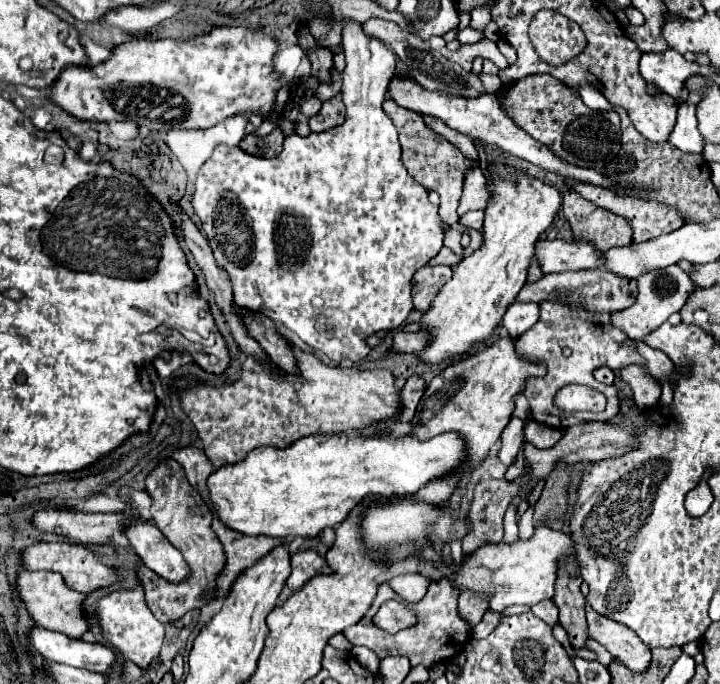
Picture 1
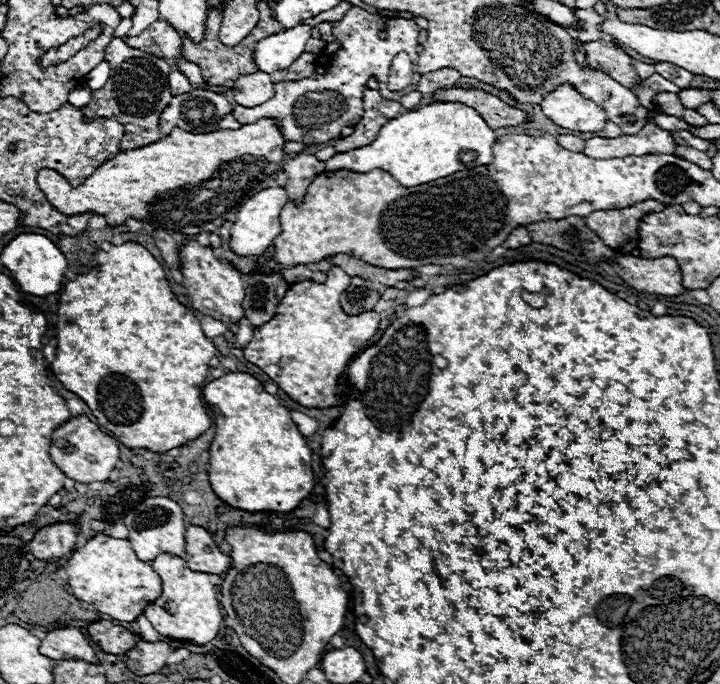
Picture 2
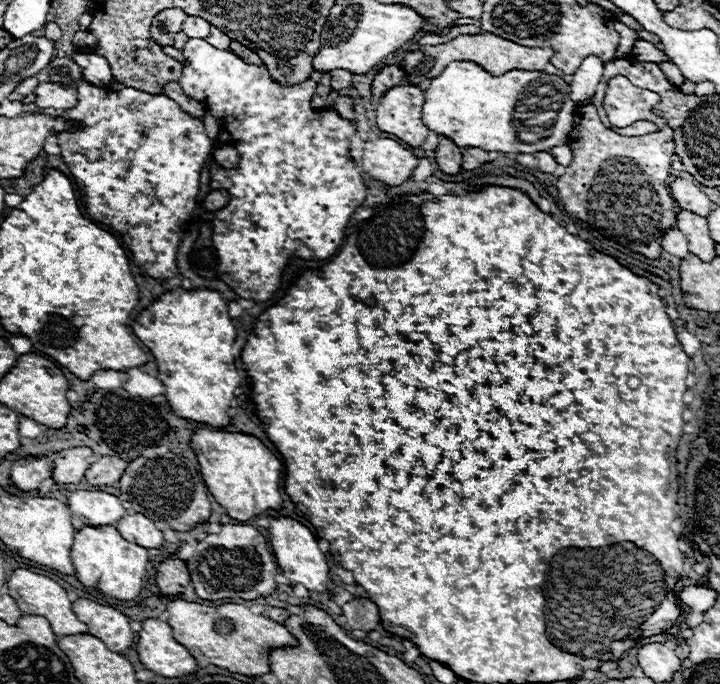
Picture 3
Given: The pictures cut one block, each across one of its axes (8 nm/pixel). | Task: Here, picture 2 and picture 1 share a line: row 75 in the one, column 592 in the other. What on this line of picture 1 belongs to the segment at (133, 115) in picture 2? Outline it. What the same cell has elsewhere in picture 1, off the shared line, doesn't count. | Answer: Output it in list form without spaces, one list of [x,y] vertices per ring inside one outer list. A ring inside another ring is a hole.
[[[528,74],[520,80],[516,80],[510,86],[502,88],[502,112],[506,112],[506,116],[510,116],[516,124],[520,124],[522,130],[526,130],[534,140],[546,144],[546,148],[550,148],[550,152],[554,152],[560,160],[566,160],[568,164],[580,166],[580,168],[592,168],[592,170],[602,170],[616,154],[620,148],[620,118],[614,110],[610,112],[598,112],[598,110],[590,110],[578,96],[570,94],[568,88],[548,76],[548,74]]]

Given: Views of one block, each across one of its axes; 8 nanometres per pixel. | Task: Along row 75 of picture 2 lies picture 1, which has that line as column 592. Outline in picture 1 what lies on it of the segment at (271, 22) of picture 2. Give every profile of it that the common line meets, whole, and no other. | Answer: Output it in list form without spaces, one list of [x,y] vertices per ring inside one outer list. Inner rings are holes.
[[[568,190],[564,194],[562,212],[570,222],[574,240],[588,240],[598,252],[632,242],[630,220],[596,206],[594,202],[582,198],[576,190]]]

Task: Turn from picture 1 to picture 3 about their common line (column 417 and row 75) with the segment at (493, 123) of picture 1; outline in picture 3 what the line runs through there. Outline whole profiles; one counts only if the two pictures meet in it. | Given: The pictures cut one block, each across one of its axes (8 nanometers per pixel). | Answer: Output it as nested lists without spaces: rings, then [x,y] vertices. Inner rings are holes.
[[[86,50],[86,52],[74,52],[72,60],[78,64],[84,80],[88,80],[90,84],[108,86],[112,82],[110,64],[104,60],[104,56]]]

